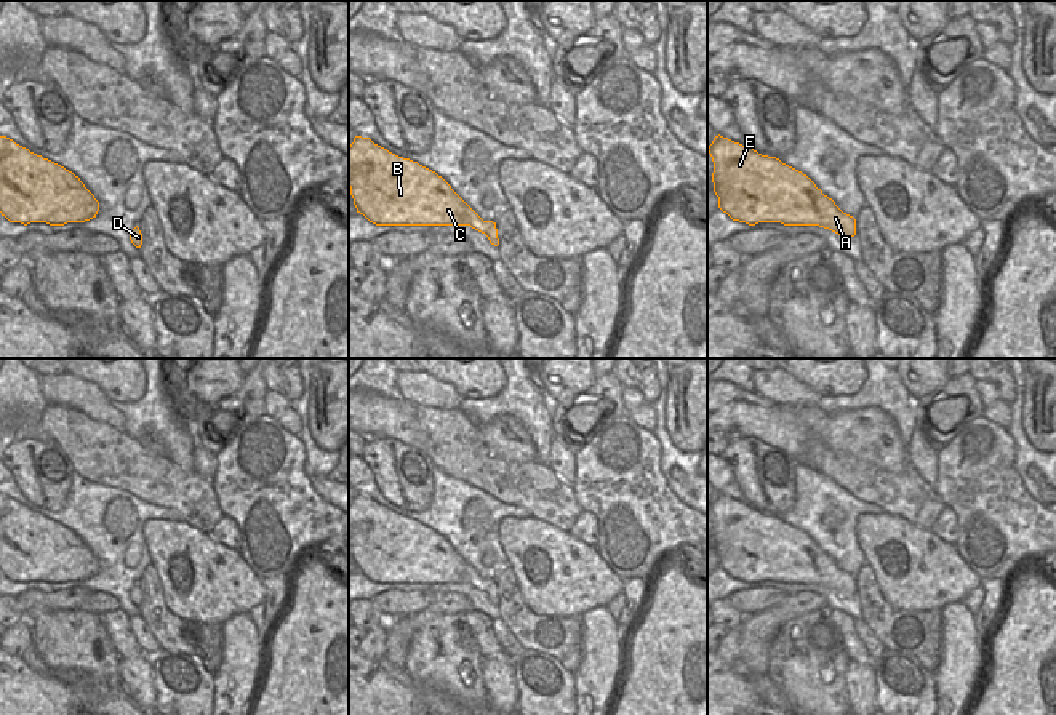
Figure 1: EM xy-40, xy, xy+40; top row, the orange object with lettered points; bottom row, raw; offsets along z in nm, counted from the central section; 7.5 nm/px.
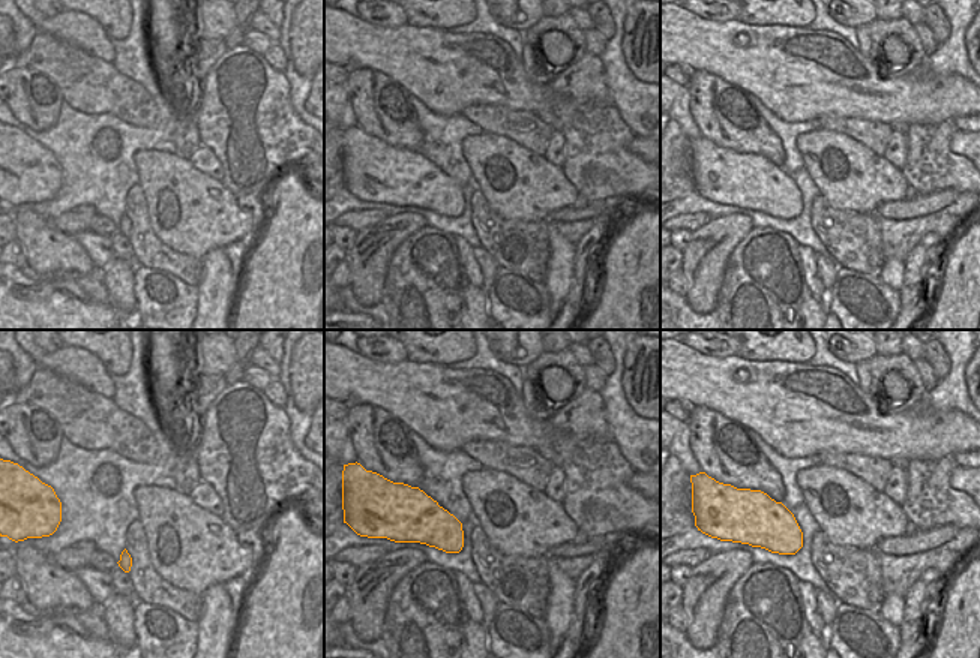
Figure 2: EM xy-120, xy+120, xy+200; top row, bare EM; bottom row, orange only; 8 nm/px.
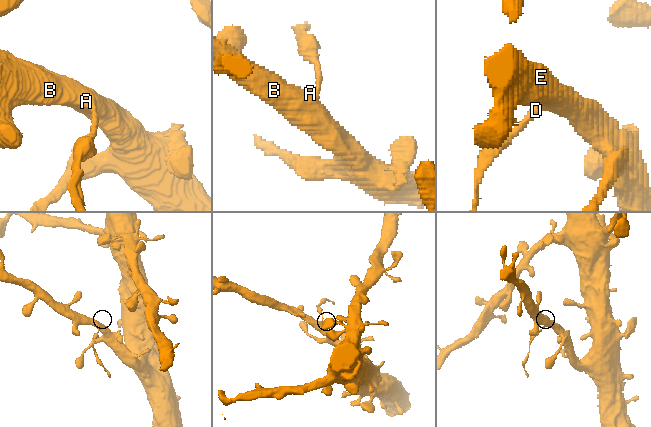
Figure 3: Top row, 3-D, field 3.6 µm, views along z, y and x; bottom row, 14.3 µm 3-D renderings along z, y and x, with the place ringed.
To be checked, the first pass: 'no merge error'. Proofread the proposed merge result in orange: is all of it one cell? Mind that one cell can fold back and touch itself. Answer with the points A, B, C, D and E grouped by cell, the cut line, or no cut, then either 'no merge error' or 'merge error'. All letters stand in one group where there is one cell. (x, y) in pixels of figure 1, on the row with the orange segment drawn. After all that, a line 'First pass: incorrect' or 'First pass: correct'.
A B C E / D; cut in xy along (495, 226), (487, 235); merge error
First pass: incorrect

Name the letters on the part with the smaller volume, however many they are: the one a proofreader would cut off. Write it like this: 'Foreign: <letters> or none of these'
Foreign: D

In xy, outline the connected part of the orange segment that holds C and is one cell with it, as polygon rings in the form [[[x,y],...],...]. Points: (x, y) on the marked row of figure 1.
[[[355,136],[349,146],[349,187],[357,213],[376,226],[470,226],[488,235],[496,222],[483,221],[435,171]]]

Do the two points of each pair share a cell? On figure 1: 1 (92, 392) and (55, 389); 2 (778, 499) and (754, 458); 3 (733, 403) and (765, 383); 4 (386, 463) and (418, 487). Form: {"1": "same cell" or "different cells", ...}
{"1": "same cell", "2": "same cell", "3": "different cells", "4": "same cell"}

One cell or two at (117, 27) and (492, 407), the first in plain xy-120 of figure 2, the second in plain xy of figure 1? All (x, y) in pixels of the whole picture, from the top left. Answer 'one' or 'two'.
two

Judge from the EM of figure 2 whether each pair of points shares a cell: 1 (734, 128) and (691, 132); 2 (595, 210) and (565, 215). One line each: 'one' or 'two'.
1: two
2: one

